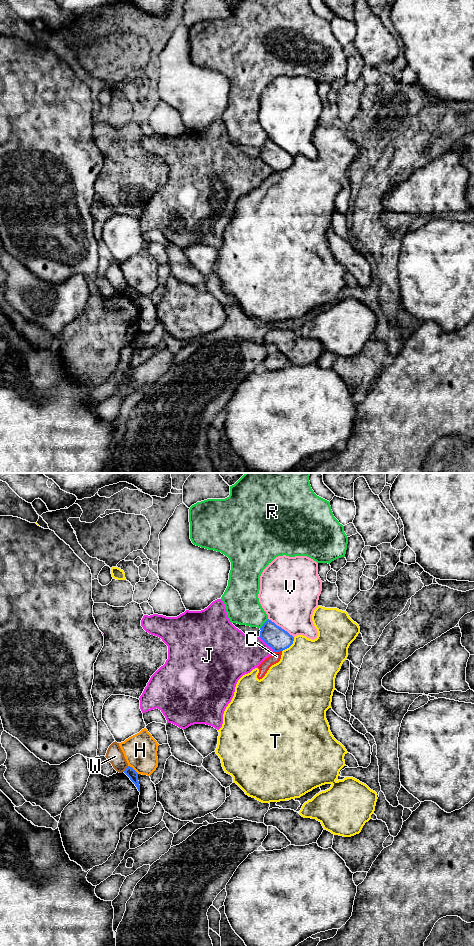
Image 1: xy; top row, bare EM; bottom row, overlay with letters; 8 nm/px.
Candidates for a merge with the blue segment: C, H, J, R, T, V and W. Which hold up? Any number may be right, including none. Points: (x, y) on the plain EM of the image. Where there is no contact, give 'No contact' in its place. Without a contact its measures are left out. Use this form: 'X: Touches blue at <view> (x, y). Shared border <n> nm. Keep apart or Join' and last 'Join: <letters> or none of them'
C: Touches blue at xy (277, 171). Shared border 70 nm. Keep apart
H: Touches blue at xy (132, 288). Shared border 110 nm. Keep apart
J: Touches blue at xy (267, 164). Shared border 180 nm. Keep apart
R: Touches blue at xy (263, 144). Shared border 100 nm. Keep apart
T: Touches blue at xy (290, 165). Shared border 160 nm. Keep apart
V: Touches blue at xy (280, 147). Shared border 260 nm. Keep apart
W: Touches blue at xy (126, 289). Shared border 60 nm. Keep apart
Join: none of them

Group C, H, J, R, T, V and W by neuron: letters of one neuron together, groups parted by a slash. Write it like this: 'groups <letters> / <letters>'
groups C T / H / J W / R / V

